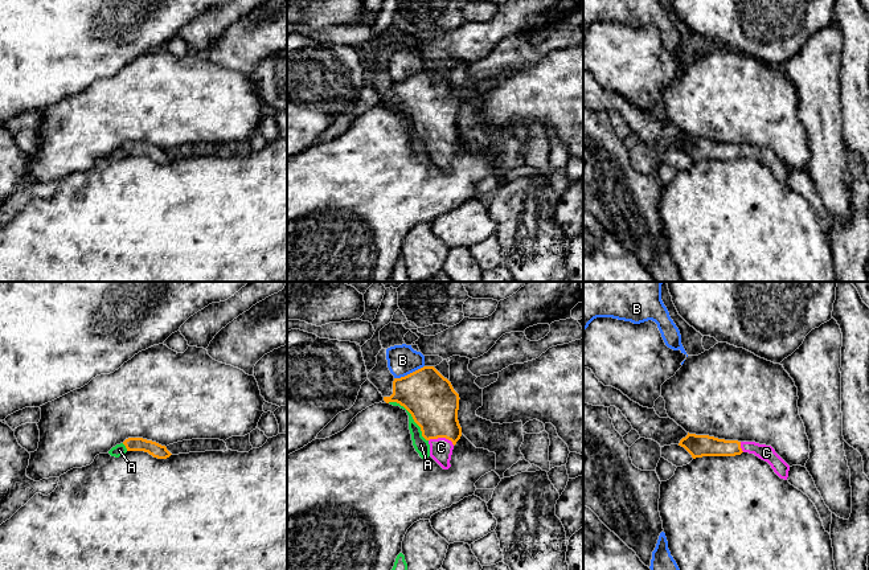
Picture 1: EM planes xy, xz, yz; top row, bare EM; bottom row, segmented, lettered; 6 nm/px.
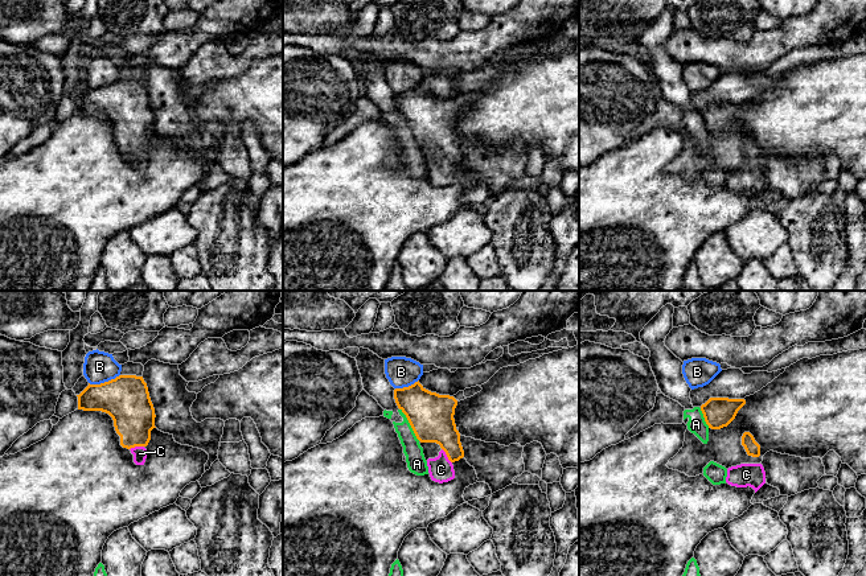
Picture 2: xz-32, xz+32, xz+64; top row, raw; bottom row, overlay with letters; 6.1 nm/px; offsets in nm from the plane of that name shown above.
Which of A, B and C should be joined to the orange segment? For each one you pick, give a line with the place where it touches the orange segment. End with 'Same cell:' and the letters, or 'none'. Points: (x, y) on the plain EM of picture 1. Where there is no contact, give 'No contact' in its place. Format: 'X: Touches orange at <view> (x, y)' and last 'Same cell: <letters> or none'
C: Touches orange at xz (442, 140)
Same cell: C

